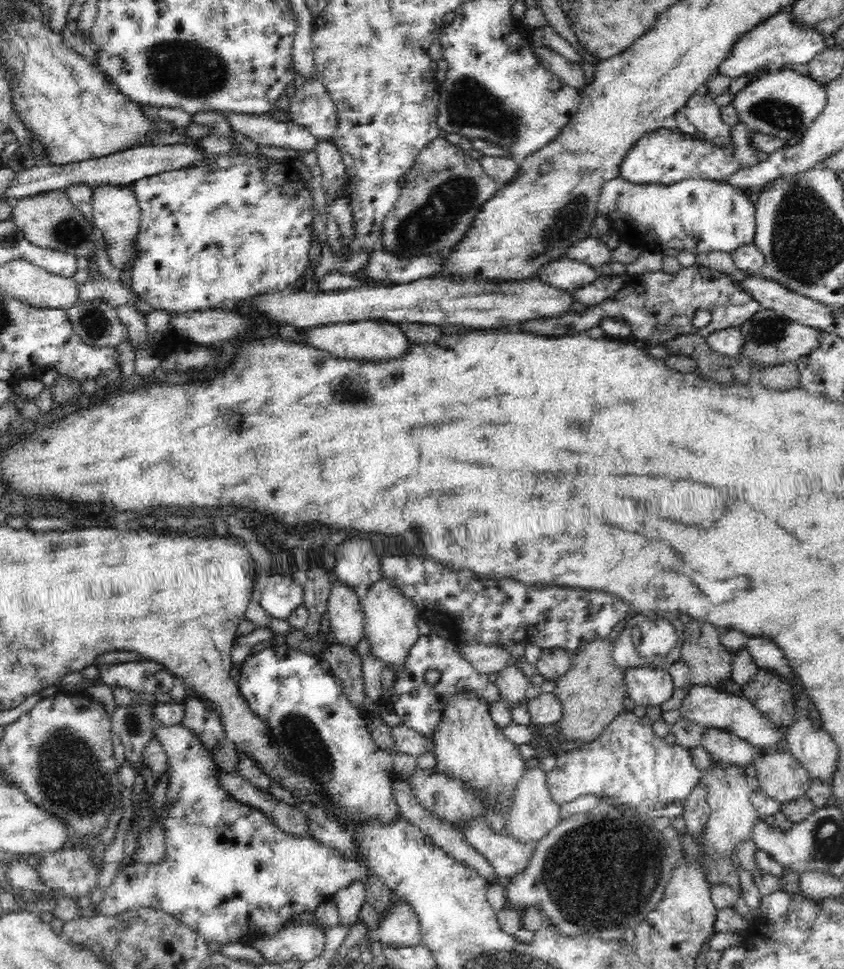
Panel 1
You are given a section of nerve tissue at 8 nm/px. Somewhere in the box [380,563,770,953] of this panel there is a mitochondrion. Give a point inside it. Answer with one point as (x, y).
(601, 874)

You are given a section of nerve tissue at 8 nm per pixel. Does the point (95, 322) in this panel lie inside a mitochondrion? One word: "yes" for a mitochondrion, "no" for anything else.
yes

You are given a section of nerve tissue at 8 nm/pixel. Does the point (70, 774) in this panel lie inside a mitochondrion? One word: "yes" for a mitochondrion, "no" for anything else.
yes

